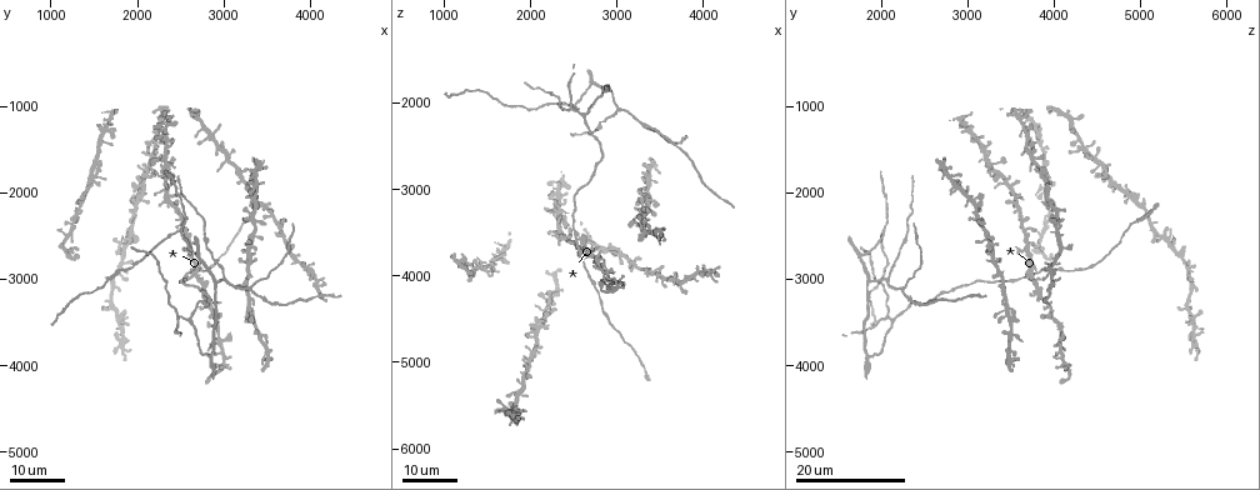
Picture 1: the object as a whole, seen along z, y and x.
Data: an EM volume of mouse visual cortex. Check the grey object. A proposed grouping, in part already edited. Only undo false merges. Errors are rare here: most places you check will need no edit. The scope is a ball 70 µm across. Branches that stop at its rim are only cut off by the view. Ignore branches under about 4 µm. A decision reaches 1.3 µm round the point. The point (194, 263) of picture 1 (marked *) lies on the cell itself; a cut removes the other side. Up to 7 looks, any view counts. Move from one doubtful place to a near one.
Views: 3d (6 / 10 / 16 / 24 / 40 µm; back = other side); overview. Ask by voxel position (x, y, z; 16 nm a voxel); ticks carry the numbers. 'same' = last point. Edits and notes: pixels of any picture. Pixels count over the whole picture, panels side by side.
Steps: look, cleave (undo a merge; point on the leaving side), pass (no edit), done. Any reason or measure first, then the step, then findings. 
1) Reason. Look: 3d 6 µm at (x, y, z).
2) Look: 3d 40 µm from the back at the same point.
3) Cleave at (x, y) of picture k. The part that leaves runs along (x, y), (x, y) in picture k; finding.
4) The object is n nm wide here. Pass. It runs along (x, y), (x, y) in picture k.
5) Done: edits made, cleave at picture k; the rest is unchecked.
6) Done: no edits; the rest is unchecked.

Look: 3d 24 µm at (2600, 2950, 3850).

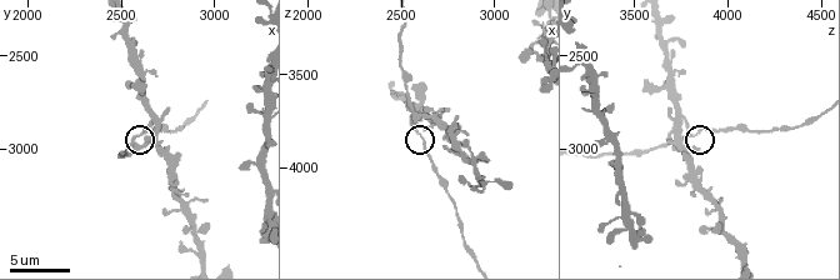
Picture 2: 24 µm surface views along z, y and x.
Closer look. Look: 3d 6 µm at (2600, 2920, 3840).

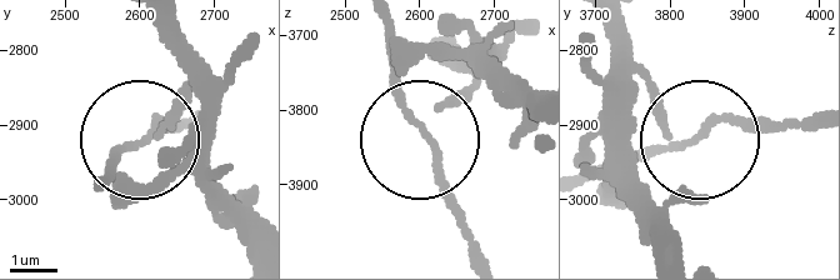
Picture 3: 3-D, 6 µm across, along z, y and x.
The side arm is 33 µm long. Pass. Continuous, no second cell.

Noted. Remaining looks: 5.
Three-way junction. Look: 3d 16 µm at (2550, 3500, 2150).

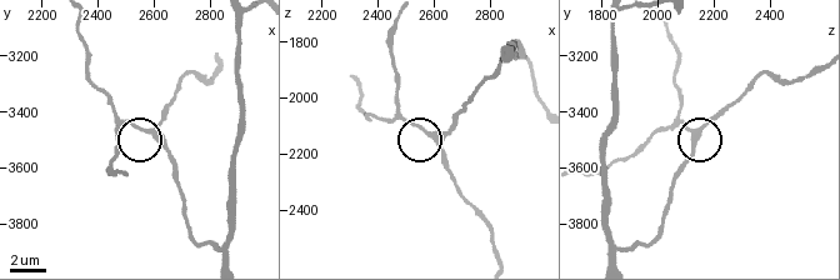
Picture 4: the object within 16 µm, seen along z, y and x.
Look: 3d 6 µm at (2570, 3460, 2120).

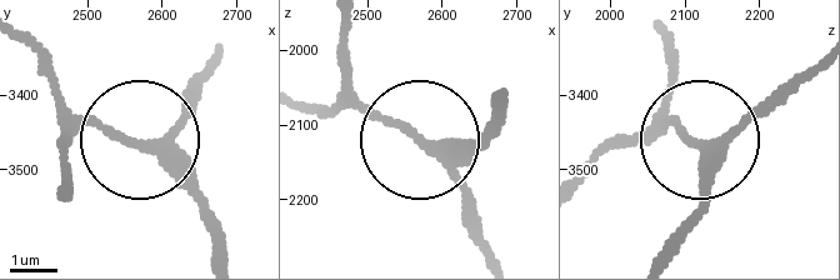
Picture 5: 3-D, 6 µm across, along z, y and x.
The object is 240 nm wide here. Pass. It runs along (818, 59), (701, 143), (663, 99) in picture 5; one cell here.

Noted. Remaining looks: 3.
Three-way junction. Look: 3d 16 µm at (2500, 2450, 2000).

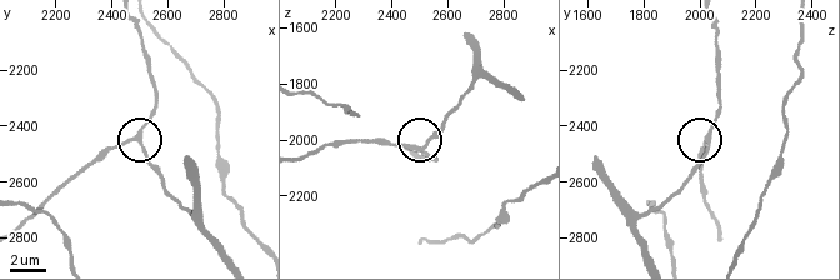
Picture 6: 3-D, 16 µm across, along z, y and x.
Look: 3d 6 µm at (2480, 2440, 2040).

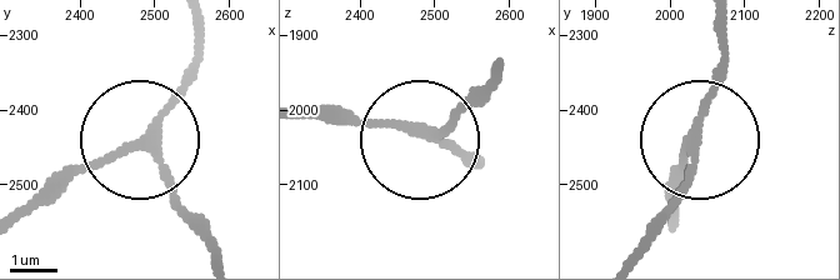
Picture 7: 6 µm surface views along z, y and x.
Pass. It runs along (499, 66), (428, 134), (479, 161) in picture 7; all the same cell.

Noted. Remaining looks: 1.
Done: no edits; the rest is unchecked.

